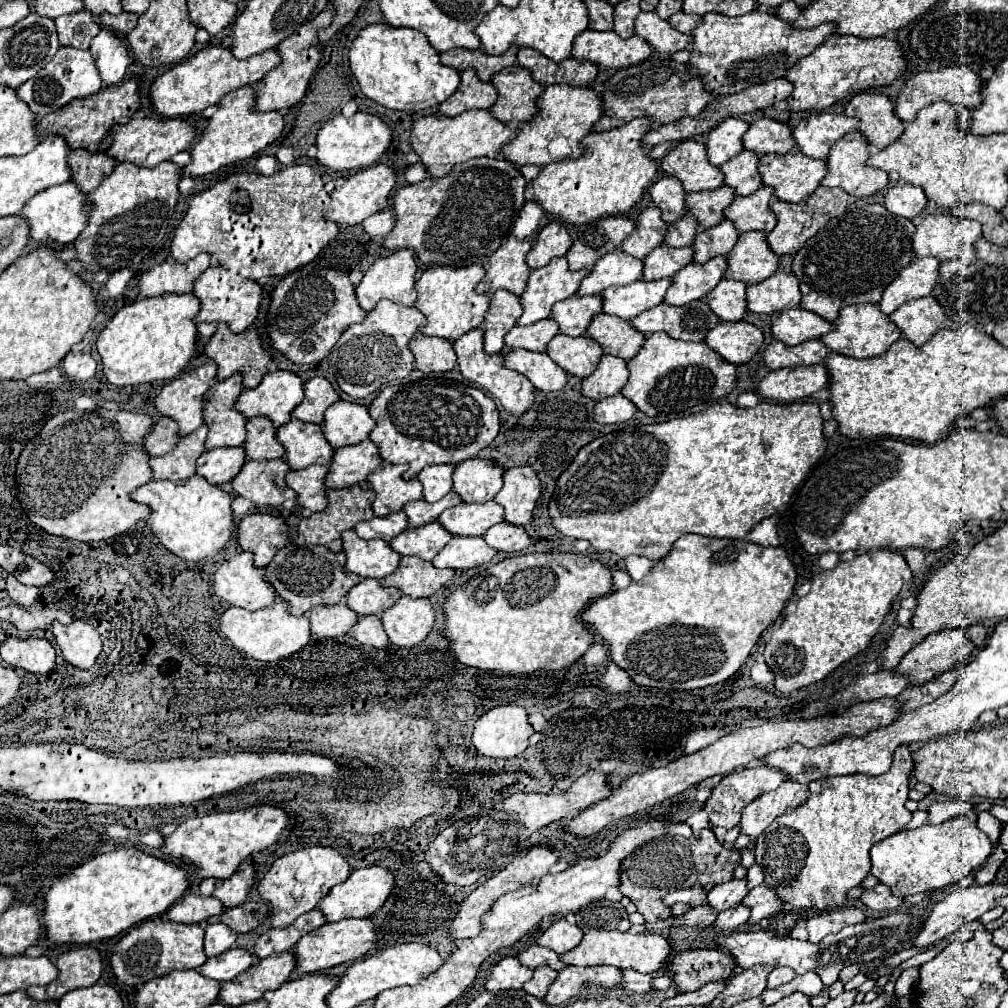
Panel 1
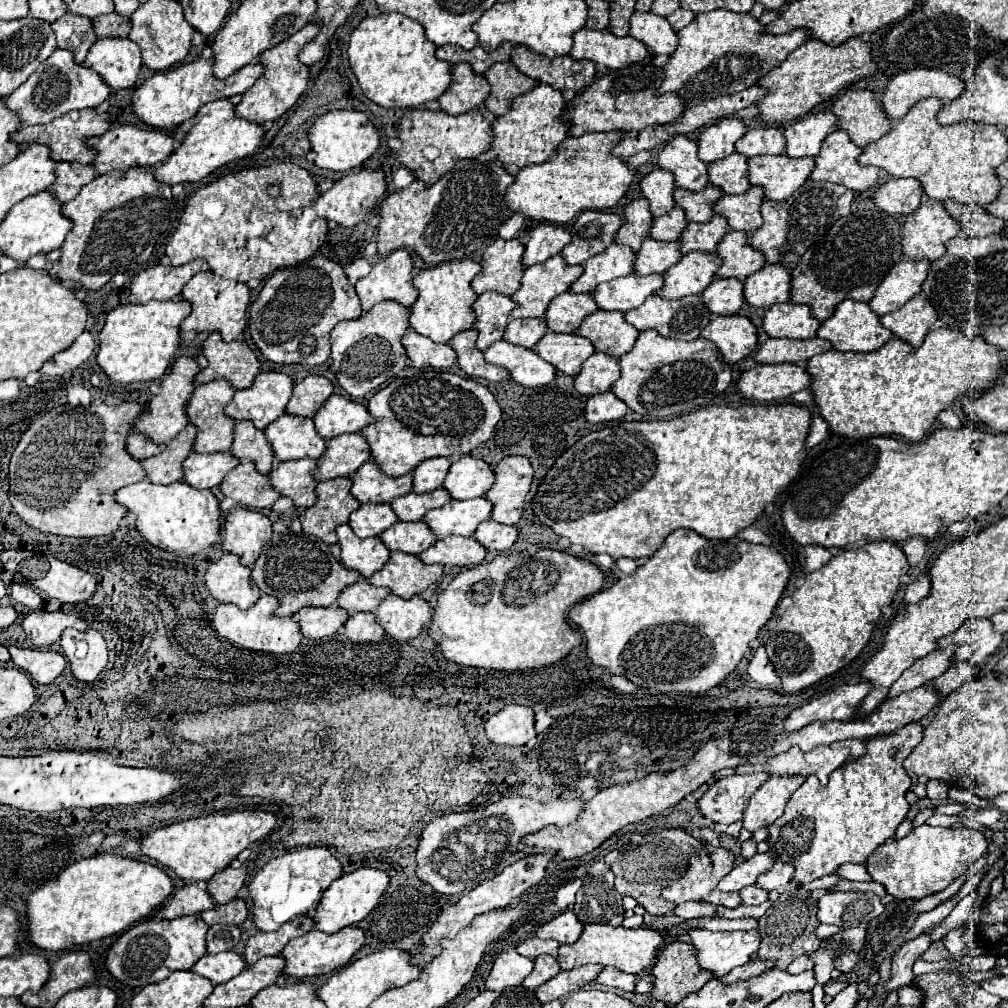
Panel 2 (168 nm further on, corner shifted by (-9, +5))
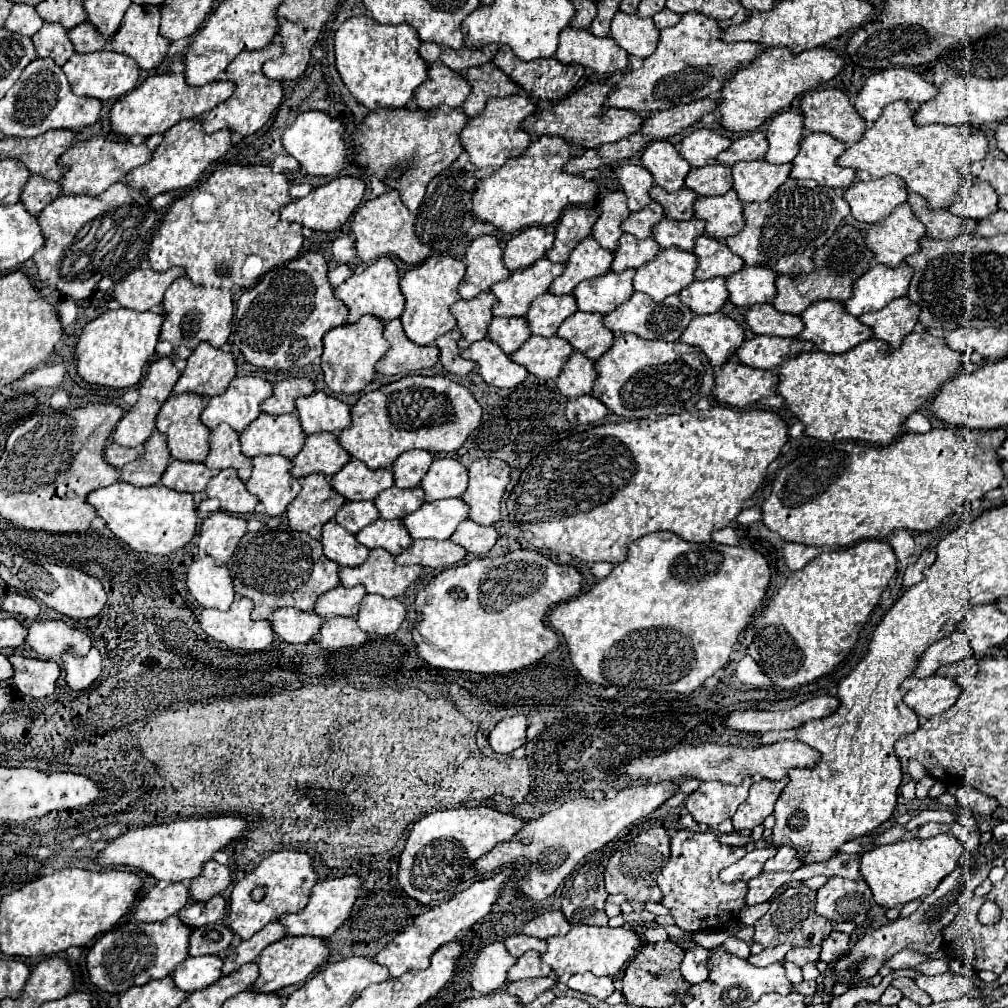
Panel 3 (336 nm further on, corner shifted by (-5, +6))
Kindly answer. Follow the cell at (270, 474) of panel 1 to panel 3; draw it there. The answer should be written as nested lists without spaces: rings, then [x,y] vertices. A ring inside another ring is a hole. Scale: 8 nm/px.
[[[226,468],[212,478],[206,488],[206,494],[208,498],[218,498],[222,504],[222,510],[232,514],[252,512],[258,504],[258,498],[254,498],[246,490],[244,482],[238,478],[238,474],[232,468]]]

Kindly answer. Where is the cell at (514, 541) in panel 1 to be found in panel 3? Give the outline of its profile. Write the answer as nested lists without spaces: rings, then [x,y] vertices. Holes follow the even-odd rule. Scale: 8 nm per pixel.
[[[472,520],[462,522],[458,526],[458,530],[454,530],[454,534],[450,536],[450,540],[454,544],[464,546],[466,552],[472,552],[476,556],[486,554],[494,546],[496,538],[498,538],[498,534],[496,534],[496,530],[492,526],[486,528],[486,526],[480,526],[476,522],[472,522]]]

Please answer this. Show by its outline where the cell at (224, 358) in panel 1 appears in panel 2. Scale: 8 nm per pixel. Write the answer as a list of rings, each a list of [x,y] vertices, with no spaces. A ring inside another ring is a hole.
[[[212,331],[202,349],[208,359],[208,367],[196,375],[198,385],[214,379],[228,379],[236,389],[244,389],[250,387],[262,371],[256,353],[242,339],[226,343],[218,331]]]

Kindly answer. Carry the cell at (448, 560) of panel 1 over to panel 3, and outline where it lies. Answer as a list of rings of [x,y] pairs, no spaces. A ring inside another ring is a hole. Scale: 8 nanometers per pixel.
[[[412,540],[412,544],[398,556],[394,556],[396,564],[408,566],[430,566],[430,568],[452,568],[466,556],[466,550],[450,540]]]

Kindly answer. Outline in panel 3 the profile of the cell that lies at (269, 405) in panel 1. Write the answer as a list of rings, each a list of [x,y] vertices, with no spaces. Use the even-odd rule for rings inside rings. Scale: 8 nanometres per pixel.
[[[236,376],[222,394],[206,402],[200,420],[208,428],[216,428],[224,422],[232,430],[242,432],[254,418],[260,416],[260,404],[270,394],[272,384],[260,376]]]

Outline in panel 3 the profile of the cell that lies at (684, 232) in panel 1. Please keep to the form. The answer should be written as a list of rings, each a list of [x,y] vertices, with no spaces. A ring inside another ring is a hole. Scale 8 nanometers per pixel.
[[[652,202],[640,212],[630,212],[630,218],[622,222],[622,230],[636,236],[636,238],[650,238],[652,236],[652,226],[664,218],[664,210],[658,202]]]

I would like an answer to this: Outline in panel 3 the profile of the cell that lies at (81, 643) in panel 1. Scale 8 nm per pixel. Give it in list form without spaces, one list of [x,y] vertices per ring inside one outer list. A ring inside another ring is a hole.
[[[90,648],[90,652],[84,658],[64,652],[62,662],[66,672],[66,684],[72,690],[86,690],[100,676],[102,670],[102,658],[96,648]]]

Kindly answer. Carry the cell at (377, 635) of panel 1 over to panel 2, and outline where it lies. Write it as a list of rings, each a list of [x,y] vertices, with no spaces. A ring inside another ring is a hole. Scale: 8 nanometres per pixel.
[[[354,613],[344,625],[344,633],[356,643],[376,643],[384,637],[374,613]]]

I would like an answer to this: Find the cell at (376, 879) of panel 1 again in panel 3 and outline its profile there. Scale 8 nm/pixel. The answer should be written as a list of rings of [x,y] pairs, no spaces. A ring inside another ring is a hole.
[[[344,876],[344,878],[334,878],[334,880],[324,880],[310,890],[310,900],[304,910],[296,914],[284,914],[278,922],[286,928],[286,936],[316,936],[316,938],[330,938],[338,926],[350,916],[350,910],[360,894],[360,878],[358,876]]]

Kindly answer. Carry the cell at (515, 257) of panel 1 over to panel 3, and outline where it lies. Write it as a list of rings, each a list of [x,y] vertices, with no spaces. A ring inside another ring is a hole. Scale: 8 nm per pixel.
[[[478,236],[466,246],[466,276],[458,286],[462,300],[488,292],[492,284],[506,280],[510,272],[502,262],[502,246],[494,236]]]

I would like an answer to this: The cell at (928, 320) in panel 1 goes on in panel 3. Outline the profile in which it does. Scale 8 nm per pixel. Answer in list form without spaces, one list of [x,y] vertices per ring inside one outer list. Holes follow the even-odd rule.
[[[902,296],[884,306],[882,310],[858,316],[858,320],[872,328],[876,340],[890,344],[892,348],[898,348],[902,344],[902,338],[908,336],[914,324],[918,322],[918,314],[920,308],[908,296]]]

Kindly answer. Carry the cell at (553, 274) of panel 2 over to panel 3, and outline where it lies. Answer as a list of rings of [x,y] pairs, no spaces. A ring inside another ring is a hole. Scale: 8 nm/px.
[[[540,258],[528,268],[512,272],[508,280],[498,282],[490,288],[496,296],[492,308],[494,316],[524,316],[530,308],[530,302],[544,294],[552,280],[564,272],[566,264],[554,264],[548,258]]]

